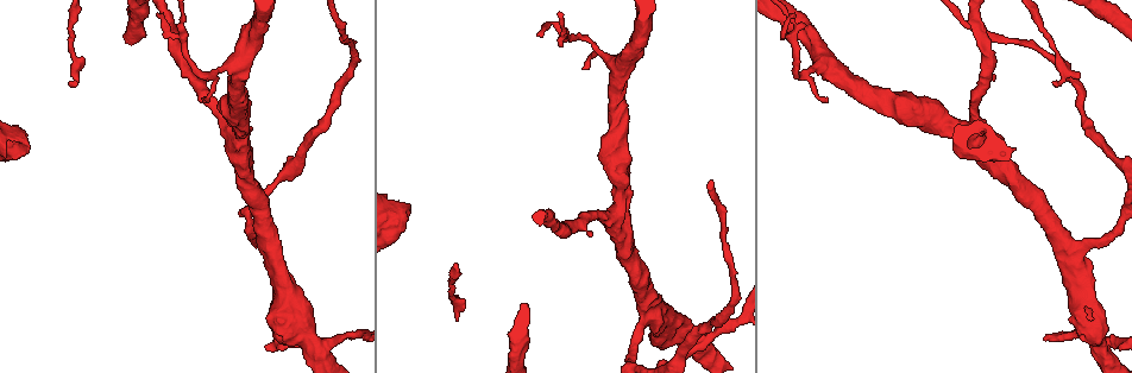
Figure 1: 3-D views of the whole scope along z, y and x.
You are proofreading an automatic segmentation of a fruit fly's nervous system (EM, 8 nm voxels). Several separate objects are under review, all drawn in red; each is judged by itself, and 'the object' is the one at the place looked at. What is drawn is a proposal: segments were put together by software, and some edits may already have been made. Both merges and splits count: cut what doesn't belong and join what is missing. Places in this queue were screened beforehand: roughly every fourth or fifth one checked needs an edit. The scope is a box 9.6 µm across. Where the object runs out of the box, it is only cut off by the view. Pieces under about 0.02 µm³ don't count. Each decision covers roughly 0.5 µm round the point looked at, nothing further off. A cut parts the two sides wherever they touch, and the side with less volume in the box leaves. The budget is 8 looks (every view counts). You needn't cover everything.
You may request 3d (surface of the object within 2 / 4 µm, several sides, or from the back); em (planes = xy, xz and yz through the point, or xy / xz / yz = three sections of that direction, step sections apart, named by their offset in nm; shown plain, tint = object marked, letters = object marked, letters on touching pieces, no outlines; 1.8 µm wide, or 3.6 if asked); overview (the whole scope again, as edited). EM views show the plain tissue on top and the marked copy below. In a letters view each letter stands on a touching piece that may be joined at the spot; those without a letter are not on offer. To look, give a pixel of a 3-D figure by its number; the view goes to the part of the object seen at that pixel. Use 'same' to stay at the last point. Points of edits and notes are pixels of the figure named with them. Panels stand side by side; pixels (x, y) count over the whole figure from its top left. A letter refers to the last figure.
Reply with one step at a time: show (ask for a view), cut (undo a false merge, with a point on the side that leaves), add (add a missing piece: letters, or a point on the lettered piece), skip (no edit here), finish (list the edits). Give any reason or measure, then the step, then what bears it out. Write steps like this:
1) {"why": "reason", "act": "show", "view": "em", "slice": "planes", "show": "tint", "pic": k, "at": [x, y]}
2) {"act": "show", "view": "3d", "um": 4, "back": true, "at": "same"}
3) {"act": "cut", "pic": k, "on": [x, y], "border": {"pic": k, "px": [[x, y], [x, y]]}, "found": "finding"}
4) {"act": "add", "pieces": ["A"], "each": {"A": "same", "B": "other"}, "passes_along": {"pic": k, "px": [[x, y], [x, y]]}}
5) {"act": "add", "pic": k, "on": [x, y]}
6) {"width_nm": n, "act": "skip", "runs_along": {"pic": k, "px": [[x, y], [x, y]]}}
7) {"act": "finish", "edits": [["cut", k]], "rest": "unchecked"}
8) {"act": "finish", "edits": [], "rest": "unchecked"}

{"why": "calibre changes", "act": "show", "view": "3d", "um": 2, "pic": 1, "at": [309, 344]}

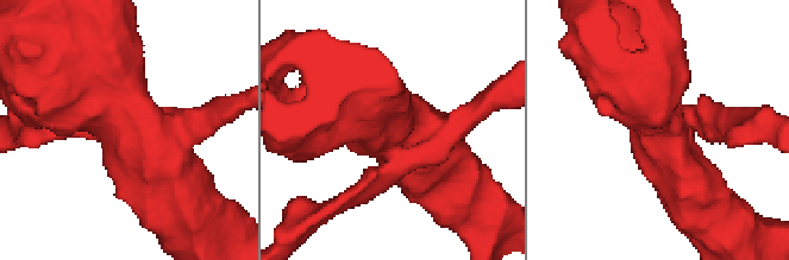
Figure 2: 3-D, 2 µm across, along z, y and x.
{"act": "show", "view": "em", "slice": "yz", "step": 8, "show": "letters", "pic": 2, "at": [129, 121]}

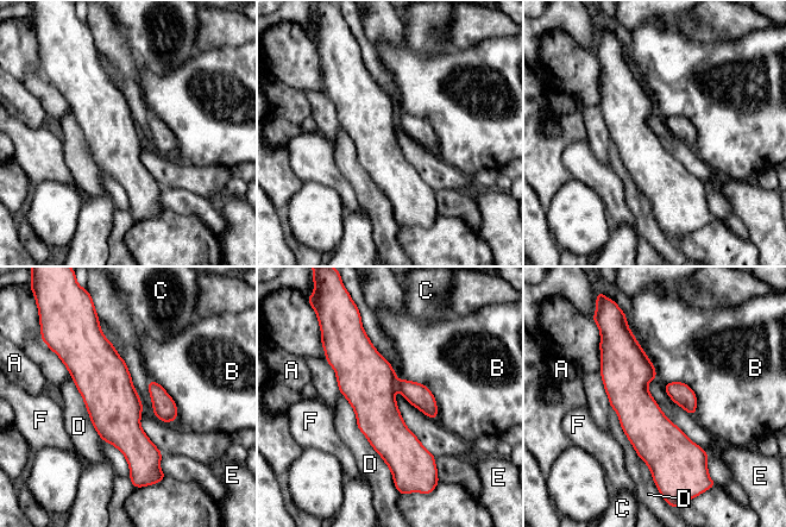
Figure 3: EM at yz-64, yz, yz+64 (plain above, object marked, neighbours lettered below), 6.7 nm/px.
{"act": "cut", "pic": 3, "on": [420, 396], "each": {"A": "other", "B": "other", "C": "other", "D": "other", "E": "other", "F": "other"}, "border": {"pic": 3, "px": [[397, 382], [398, 388]]}, "found": "two cells meet here"}

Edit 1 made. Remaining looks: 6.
{"why": "redraw", "act": "show", "view": "overview"}

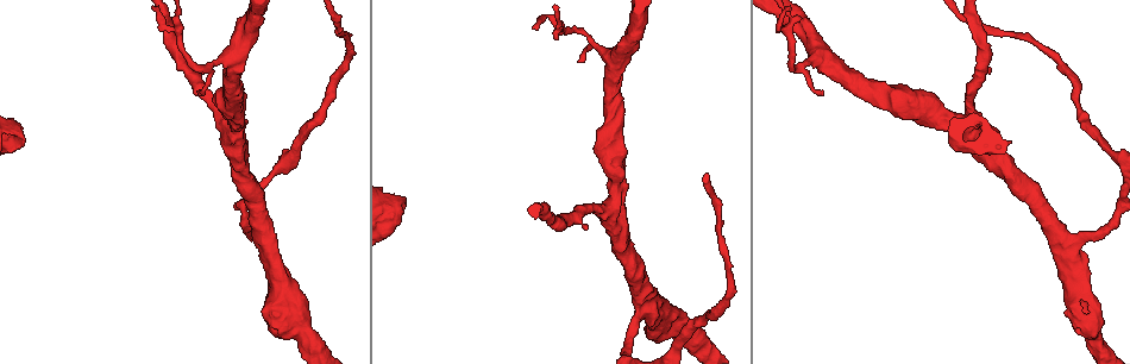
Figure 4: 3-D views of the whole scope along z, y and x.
{"why": "three arms meet", "act": "show", "view": "em", "slice": "planes", "show": "letters", "pic": 4, "at": [617, 200]}

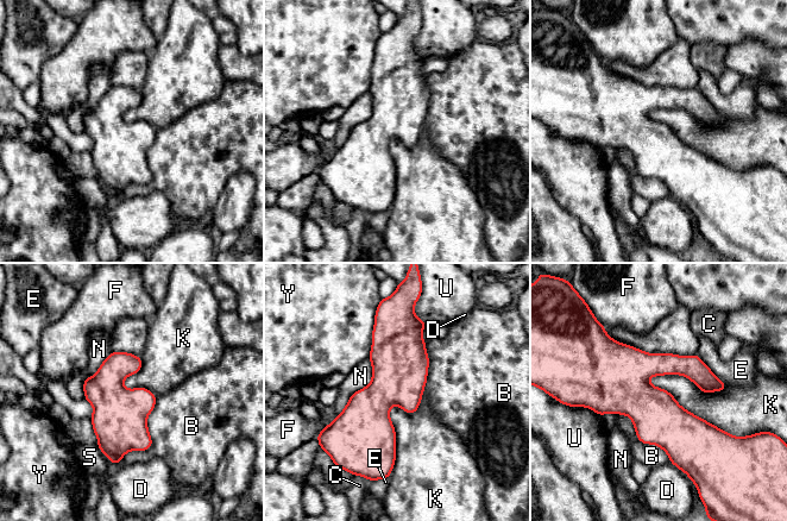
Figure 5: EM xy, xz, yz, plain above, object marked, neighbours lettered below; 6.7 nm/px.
{"longest_contact_nm": ["K", 700], "act": "skip", "each": {"B": "other", "C": "other", "D": "other", "E": "other", "F": "other", "K": "other", "N": "other", "S": "other", "U": "other", "Y": "other"}, "border": {"pic": 5, "px": [[648, 378], [690, 412], [736, 437]]}, "found": "one cell here"}

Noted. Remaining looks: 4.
{"why": "branch stops here", "act": "show", "view": "em", "slice": "xz", "step": 16, "show": "tint", "pic": 4, "at": [19, 146]}

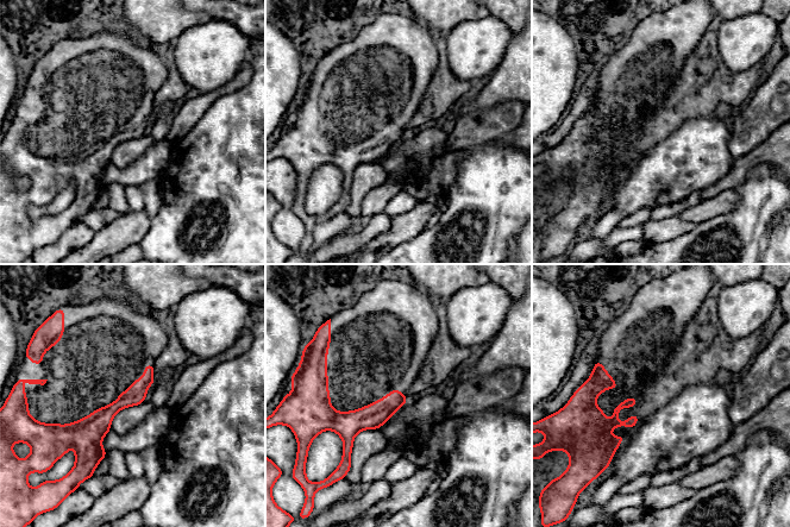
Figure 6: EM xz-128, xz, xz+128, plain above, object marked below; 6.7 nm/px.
{"act": "show", "view": "em", "slice": "planes", "show": "letters", "at": "same"}

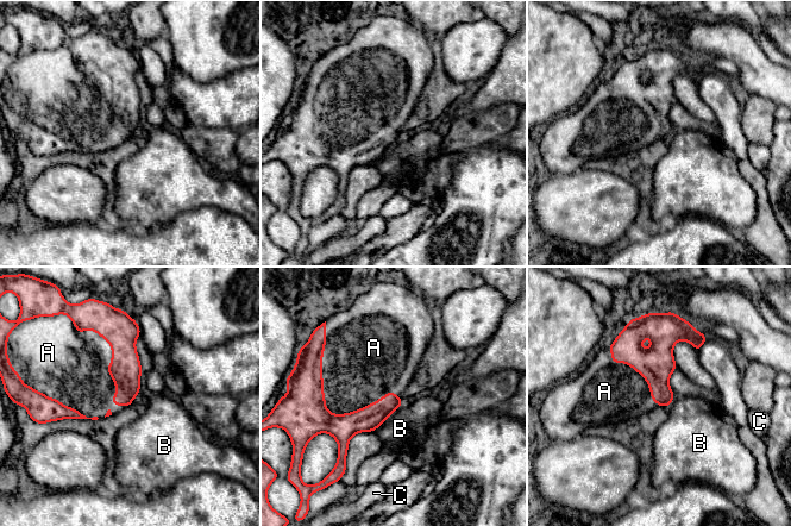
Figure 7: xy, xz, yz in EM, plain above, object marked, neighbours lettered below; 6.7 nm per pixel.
{"act": "add", "pieces": ["A"], "each": {"A": "same", "B": "other", "C": "other"}, "passes_along": {"pic": 7, "px": [[302, 413], [339, 414], [352, 380]]}, "found": "the cell continues"}

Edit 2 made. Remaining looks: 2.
{"act": "finish", "edits": [["cut", 3], ["add", 7]], "rest": "unchecked"}

